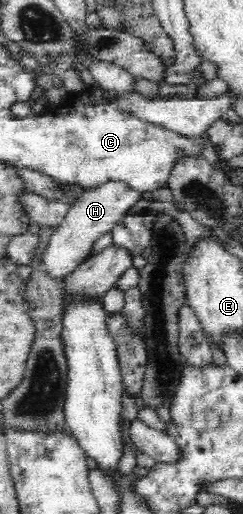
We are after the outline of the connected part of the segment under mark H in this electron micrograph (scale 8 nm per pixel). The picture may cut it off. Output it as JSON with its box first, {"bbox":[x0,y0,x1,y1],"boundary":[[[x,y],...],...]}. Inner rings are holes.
{"bbox":[44,180,142,280],"boundary":[[[108,180],[99,187],[84,190],[73,203],[64,220],[56,227],[48,240],[48,249],[44,255],[44,268],[58,280],[68,277],[70,271],[78,268],[95,242],[111,230],[125,217],[127,212],[142,200],[142,193],[135,191],[121,180]]]}

